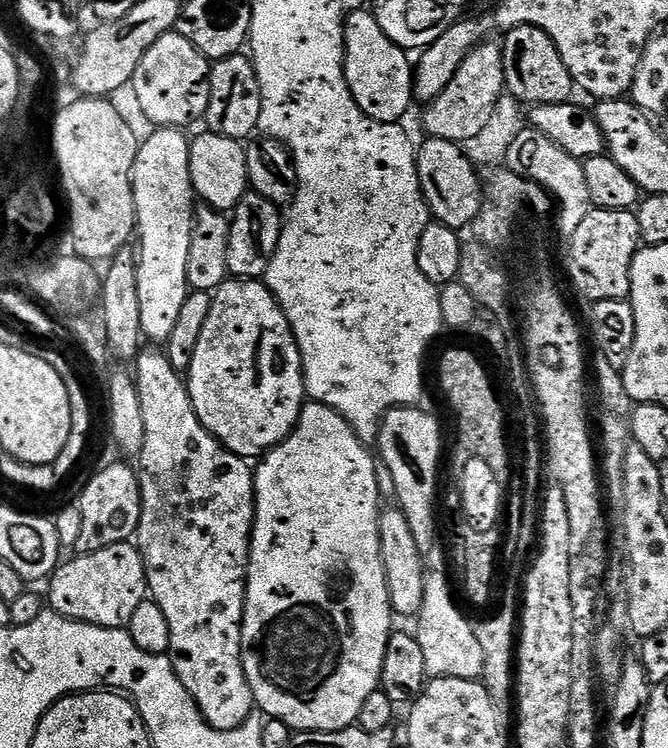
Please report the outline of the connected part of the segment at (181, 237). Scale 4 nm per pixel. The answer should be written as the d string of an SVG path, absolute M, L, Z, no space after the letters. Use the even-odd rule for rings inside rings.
M157 127L153 136L143 137L140 149L134 162L132 171L132 189L134 190L134 206L136 207L136 231L135 235L140 236L140 256L136 260L136 281L138 282L138 307L140 309L140 325L144 331L143 339L145 341L153 340L153 345L160 346L168 341L171 331L174 330L175 323L178 322L178 314L182 306L186 303L189 294L188 279L186 278L186 258L190 258L190 238L192 237L192 222L194 219L194 193L192 191L192 179L190 178L190 143L189 137L184 137L185 133L178 128Z

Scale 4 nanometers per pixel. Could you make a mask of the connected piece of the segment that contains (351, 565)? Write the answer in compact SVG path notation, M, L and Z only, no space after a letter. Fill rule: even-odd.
M305 403L296 429L278 447L272 449L255 465L256 516L252 519L252 549L248 551L248 579L244 586L244 621L240 657L255 707L265 717L286 722L296 732L341 732L356 724L366 698L381 687L380 675L386 658L386 646L394 631L394 613L386 586L386 570L380 549L380 488L382 482L374 478L377 461L369 445L357 438L354 430L334 409L325 404Z

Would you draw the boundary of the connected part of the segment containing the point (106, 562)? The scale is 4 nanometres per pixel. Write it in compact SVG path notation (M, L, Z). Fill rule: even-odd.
M125 542L94 550L94 554L65 559L47 581L46 600L59 616L103 628L127 629L134 610L149 599L148 579L139 548Z

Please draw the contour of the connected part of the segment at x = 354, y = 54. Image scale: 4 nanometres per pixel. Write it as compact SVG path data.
M371 11L349 14L344 24L344 73L354 102L370 118L395 124L403 121L408 107L414 104L414 64L408 58L409 53L382 32Z

